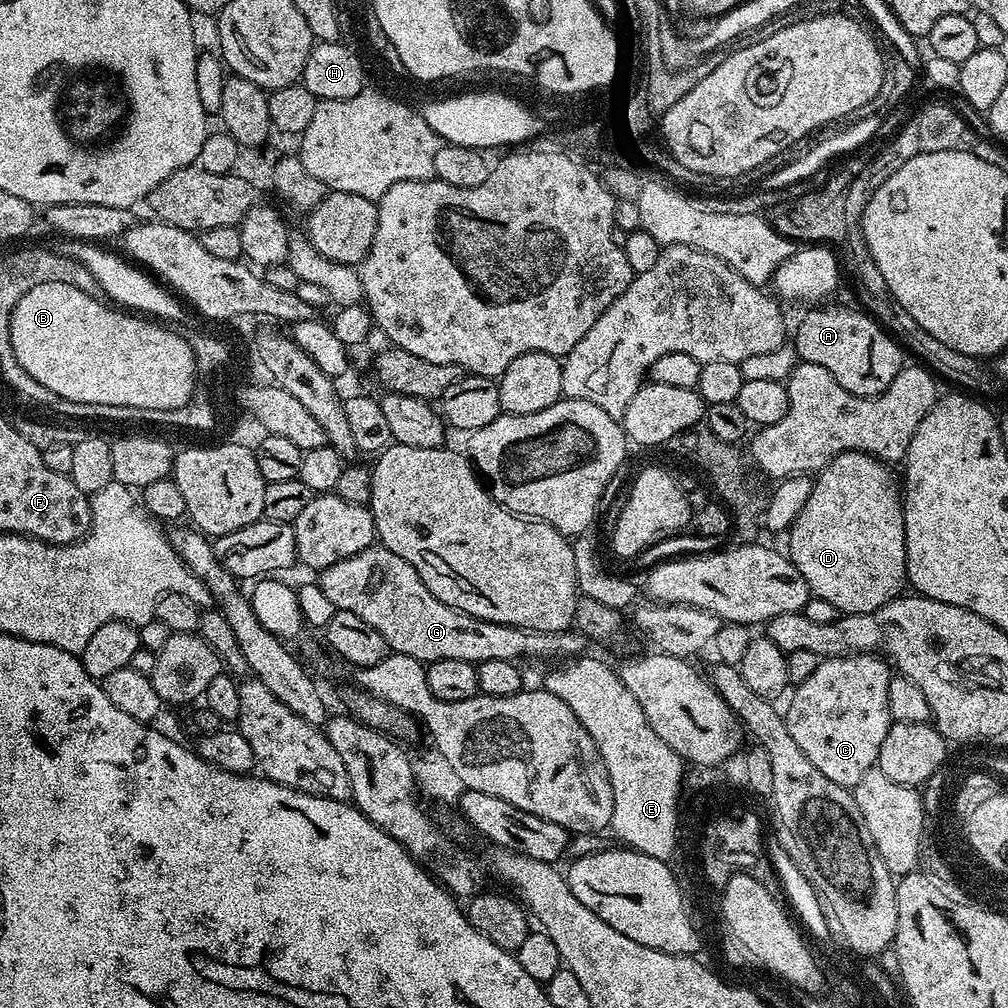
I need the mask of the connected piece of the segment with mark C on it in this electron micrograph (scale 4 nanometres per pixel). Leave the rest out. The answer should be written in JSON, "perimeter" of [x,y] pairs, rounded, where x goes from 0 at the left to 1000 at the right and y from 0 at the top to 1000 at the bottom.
{"perimeter":[[[869,649],[822,651],[800,677],[785,684],[786,695],[778,706],[784,732],[823,776],[844,784],[859,764],[870,761],[875,736],[887,717],[881,699],[886,670],[882,656]]]}

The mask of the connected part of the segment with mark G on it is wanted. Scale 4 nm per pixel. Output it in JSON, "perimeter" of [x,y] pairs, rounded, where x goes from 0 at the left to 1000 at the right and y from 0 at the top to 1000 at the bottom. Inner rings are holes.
{"perimeter":[[[370,542],[331,558],[331,562],[316,568],[315,578],[320,589],[334,605],[355,609],[359,617],[371,621],[375,629],[385,638],[386,644],[394,651],[406,651],[422,660],[438,653],[454,653],[469,660],[486,653],[498,653],[516,657],[519,651],[544,653],[563,651],[571,653],[584,641],[585,635],[572,625],[562,627],[523,627],[521,623],[507,623],[470,613],[453,603],[442,601],[415,573],[415,565],[395,554],[386,544]]]}

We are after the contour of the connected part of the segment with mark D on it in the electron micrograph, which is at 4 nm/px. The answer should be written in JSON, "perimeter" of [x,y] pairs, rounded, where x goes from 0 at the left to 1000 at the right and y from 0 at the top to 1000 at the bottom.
{"perimeter":[[[836,448],[828,452],[823,459],[815,465],[809,473],[804,494],[800,494],[800,502],[796,502],[796,510],[780,529],[782,544],[780,551],[786,557],[786,561],[800,573],[800,581],[806,591],[815,593],[823,597],[834,609],[846,611],[847,609],[859,609],[879,601],[879,597],[888,595],[890,591],[898,586],[901,566],[899,565],[899,522],[897,521],[897,497],[895,495],[895,484],[891,479],[891,472],[884,468],[882,461],[875,456],[868,456],[866,452],[861,452],[858,448]]]}

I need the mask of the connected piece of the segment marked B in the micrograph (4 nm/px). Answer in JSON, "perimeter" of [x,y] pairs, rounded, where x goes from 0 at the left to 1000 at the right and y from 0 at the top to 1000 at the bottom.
{"perimeter":[[[43,280],[22,295],[9,319],[13,353],[22,365],[69,399],[150,407],[185,403],[196,385],[196,364],[182,332],[154,316],[106,306],[94,296],[65,280]]]}

